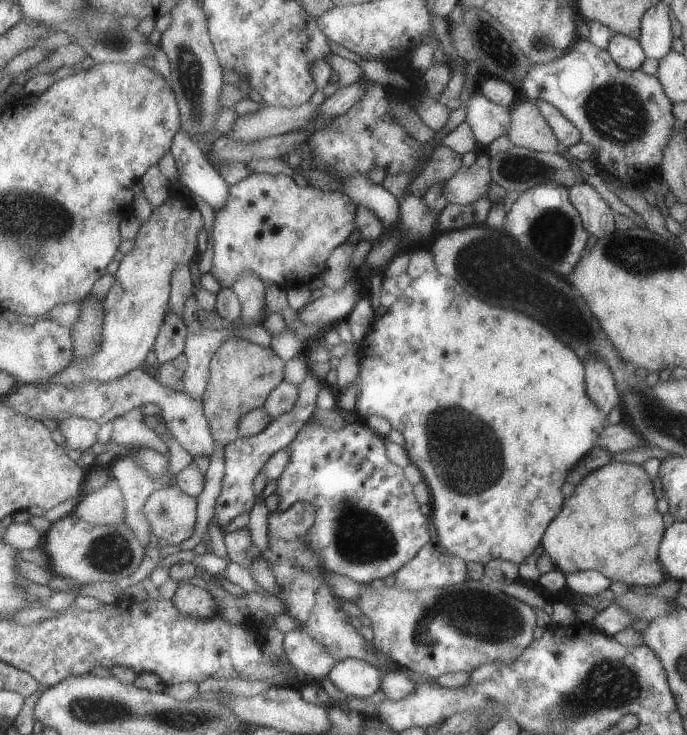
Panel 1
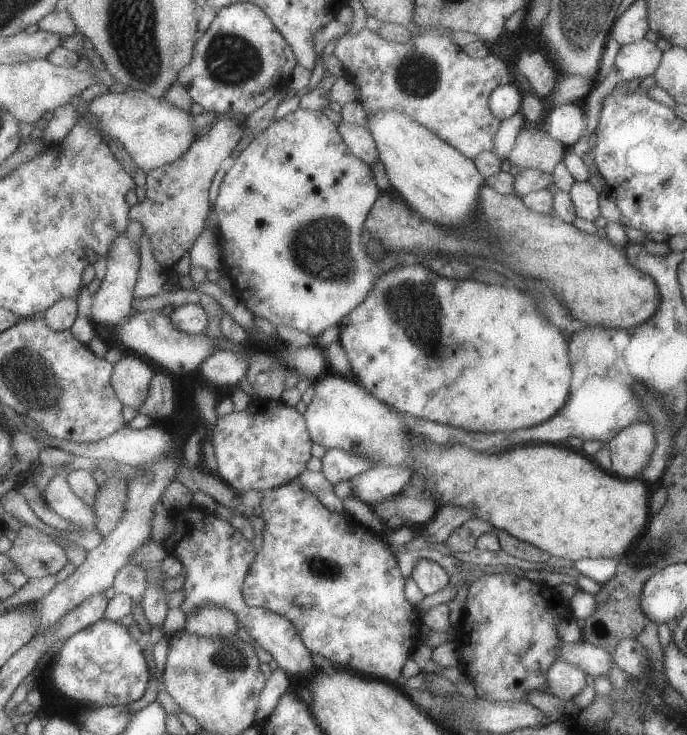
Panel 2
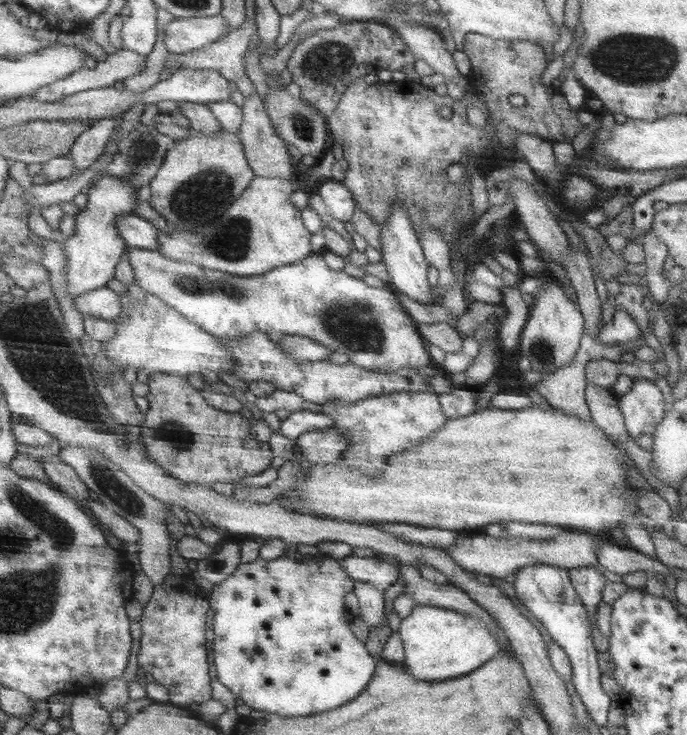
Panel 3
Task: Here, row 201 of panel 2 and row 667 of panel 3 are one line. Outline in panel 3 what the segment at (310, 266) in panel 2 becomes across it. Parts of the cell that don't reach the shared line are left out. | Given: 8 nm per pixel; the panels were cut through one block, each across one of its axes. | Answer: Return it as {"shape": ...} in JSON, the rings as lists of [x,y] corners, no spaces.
{"shape":[[[310,554],[295,557],[284,556],[274,560],[264,559],[261,556],[256,562],[248,562],[248,564],[243,562],[240,564],[236,574],[230,576],[226,582],[215,585],[210,595],[212,608],[216,611],[213,620],[216,639],[213,646],[216,652],[215,666],[218,670],[218,677],[252,710],[267,711],[284,717],[300,717],[320,714],[320,712],[328,712],[328,710],[337,710],[359,698],[368,688],[369,682],[373,680],[378,658],[370,655],[364,642],[360,642],[350,630],[352,616],[350,616],[350,610],[347,606],[347,596],[350,591],[356,588],[356,584],[356,580],[350,578],[350,572],[346,570],[346,566],[340,562],[340,559],[328,555],[325,558],[318,558],[318,556]]]}

